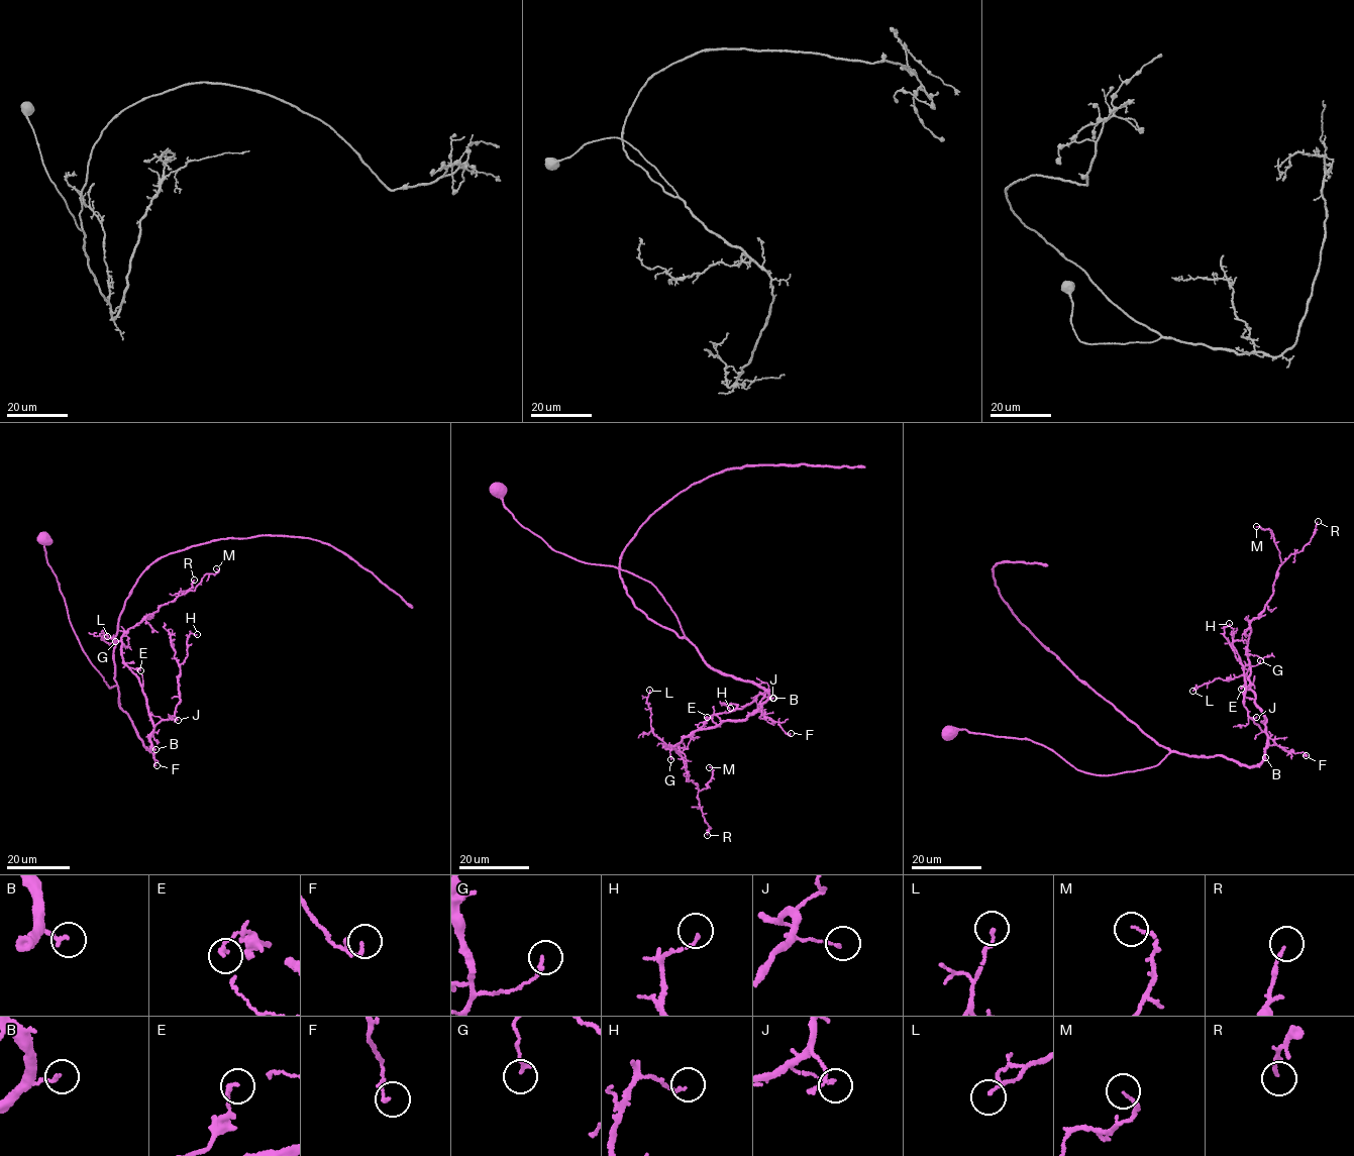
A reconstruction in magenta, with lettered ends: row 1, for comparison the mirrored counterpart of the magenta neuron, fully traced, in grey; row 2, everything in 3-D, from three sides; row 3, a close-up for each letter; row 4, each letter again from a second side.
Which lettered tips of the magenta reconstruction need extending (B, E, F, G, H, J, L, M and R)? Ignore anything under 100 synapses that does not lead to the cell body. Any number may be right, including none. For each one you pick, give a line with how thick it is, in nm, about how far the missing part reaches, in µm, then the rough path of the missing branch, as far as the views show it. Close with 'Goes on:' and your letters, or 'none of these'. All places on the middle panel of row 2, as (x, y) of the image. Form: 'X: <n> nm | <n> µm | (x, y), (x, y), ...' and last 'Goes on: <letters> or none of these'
Goes on: none of these

